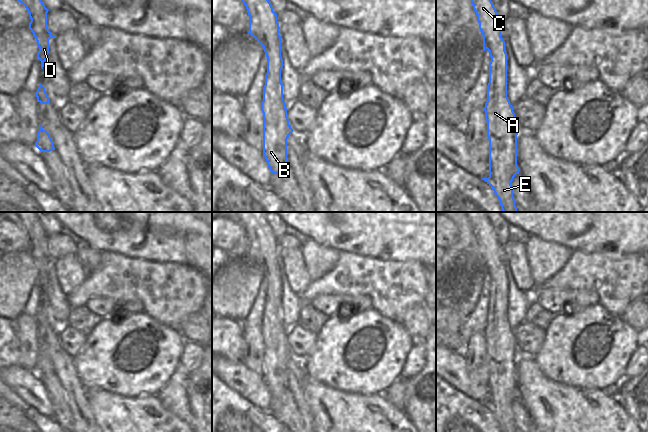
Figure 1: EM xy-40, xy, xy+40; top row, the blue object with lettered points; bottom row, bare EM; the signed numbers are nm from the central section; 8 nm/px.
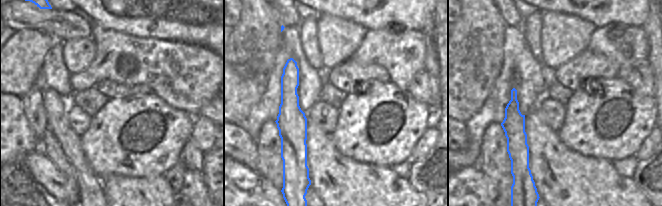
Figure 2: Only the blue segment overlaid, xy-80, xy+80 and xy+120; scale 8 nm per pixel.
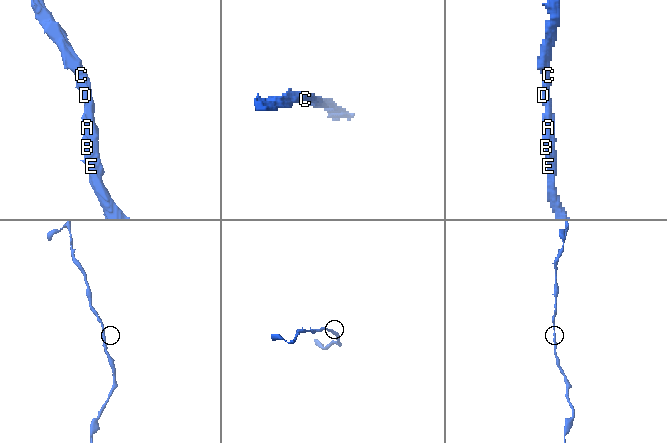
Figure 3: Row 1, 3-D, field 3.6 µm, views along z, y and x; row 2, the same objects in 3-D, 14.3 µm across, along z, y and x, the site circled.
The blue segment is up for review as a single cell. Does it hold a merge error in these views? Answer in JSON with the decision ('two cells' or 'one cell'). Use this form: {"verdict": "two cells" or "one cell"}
{"verdict": "one cell"}

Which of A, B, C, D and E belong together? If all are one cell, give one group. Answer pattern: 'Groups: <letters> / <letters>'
Groups: A B C D E

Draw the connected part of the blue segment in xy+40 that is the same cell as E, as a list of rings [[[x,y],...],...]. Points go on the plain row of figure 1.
[[[465,212],[477,239],[479,253],[483,259],[483,275],[489,275],[489,307],[487,309],[487,325],[485,343],[487,345],[487,361],[489,363],[489,401],[482,402],[494,415],[501,432],[517,432],[511,409],[516,398],[517,389],[517,359],[519,351],[515,343],[513,330],[507,321],[507,277],[505,265],[501,261],[503,246],[497,241],[497,235],[487,217],[486,212]]]

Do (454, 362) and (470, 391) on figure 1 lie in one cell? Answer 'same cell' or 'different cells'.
same cell

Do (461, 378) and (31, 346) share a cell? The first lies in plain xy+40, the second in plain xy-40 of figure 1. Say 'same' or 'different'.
different

